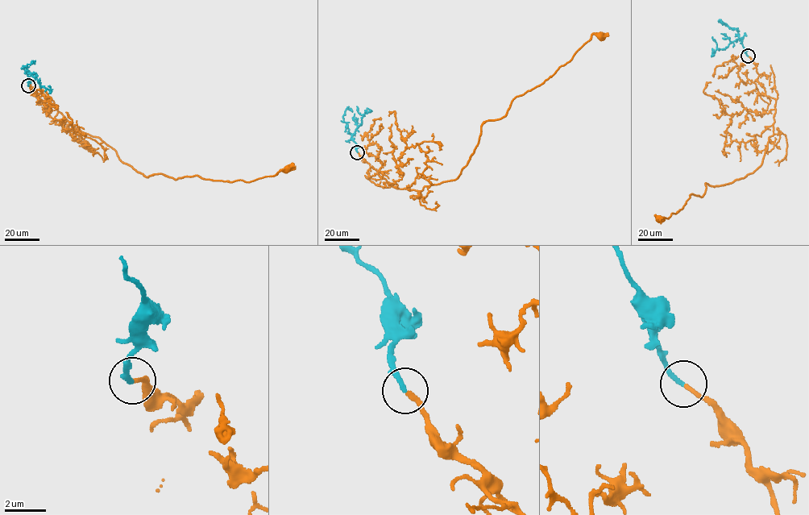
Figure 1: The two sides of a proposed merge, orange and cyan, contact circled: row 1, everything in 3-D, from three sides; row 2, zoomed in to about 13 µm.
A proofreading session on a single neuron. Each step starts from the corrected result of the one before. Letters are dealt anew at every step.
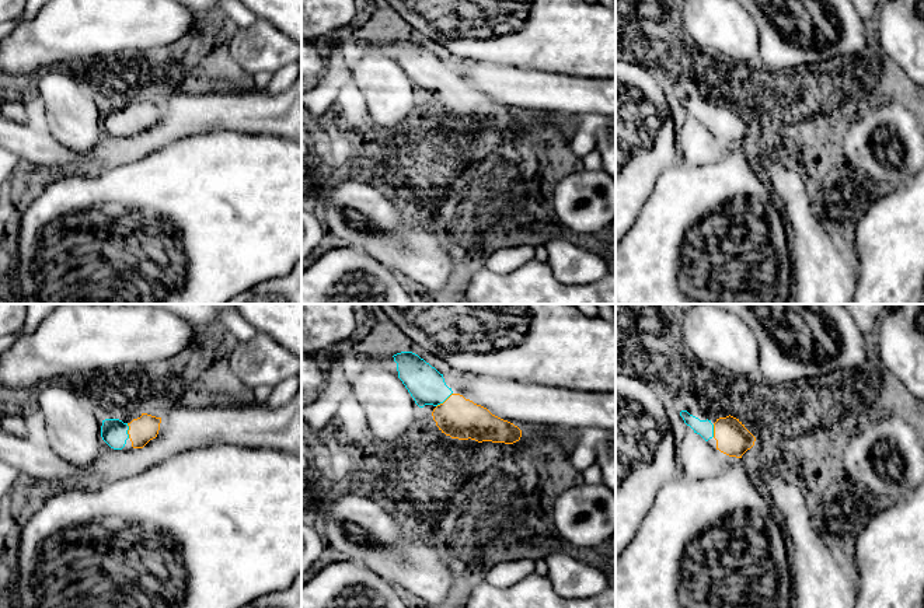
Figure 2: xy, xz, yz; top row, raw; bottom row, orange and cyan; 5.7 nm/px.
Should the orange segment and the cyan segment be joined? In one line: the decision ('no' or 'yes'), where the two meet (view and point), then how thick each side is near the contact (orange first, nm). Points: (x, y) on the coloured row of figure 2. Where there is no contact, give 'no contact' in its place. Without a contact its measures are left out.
yes; meets orange in xz at (445, 401); 240 nm thick on the orange side, 220 nm on the other

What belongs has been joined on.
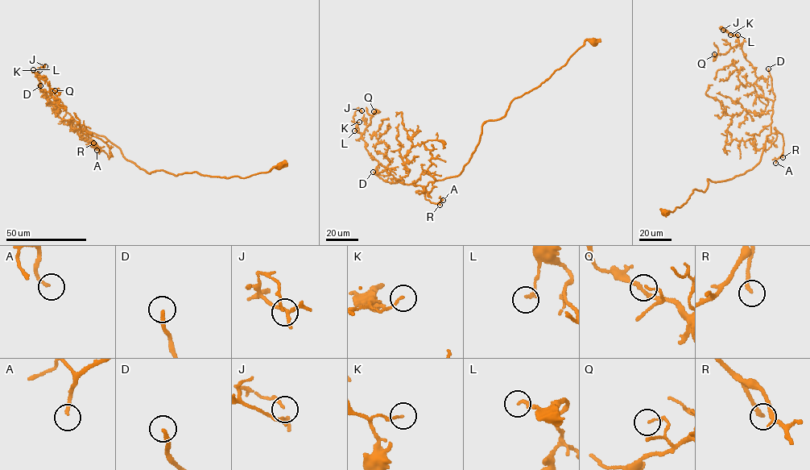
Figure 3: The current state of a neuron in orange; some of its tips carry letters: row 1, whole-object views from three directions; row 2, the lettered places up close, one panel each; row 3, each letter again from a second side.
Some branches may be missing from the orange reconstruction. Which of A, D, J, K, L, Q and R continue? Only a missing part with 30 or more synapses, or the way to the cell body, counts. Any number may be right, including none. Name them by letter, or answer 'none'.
A, D, R

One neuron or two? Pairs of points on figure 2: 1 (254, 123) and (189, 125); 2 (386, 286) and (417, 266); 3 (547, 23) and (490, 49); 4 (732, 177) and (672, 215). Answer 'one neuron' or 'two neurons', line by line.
1: one neuron
2: two neurons
3: one neuron
4: one neuron

